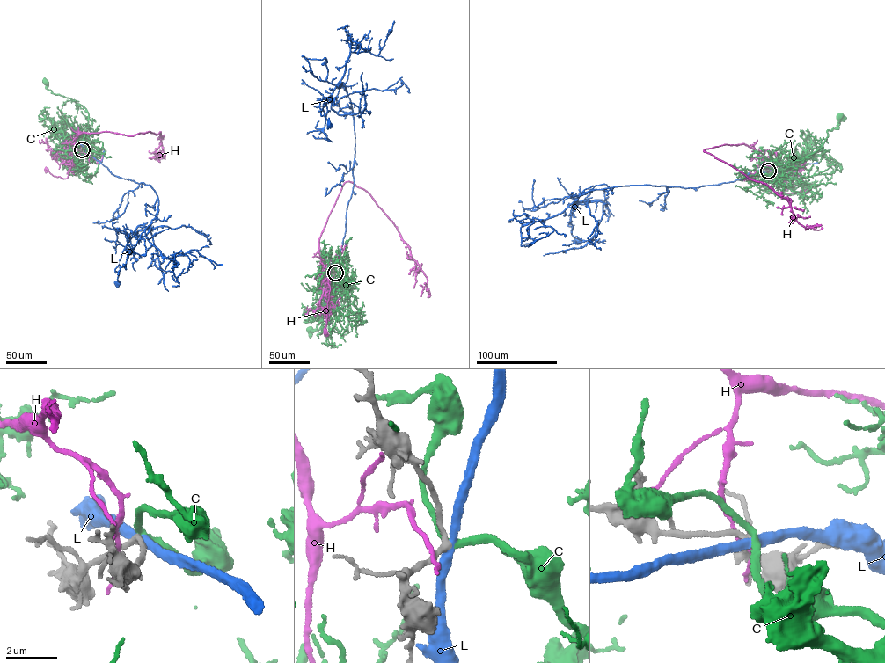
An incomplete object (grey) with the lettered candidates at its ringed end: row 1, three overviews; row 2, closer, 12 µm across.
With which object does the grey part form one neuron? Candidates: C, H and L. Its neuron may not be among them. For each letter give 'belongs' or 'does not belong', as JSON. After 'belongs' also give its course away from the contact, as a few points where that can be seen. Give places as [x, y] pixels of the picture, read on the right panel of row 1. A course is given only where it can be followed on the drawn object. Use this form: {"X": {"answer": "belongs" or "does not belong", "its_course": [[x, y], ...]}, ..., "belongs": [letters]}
{"C": {"answer": "belongs", "its_course": [[768, 171], [774, 173], [788, 165], [781, 172], [783, 167], [819, 149], [828, 130], [837, 127], [838, 117]]}, "H": {"answer": "does not belong"}, "L": {"answer": "does not belong"}, "belongs": ["C"]}

